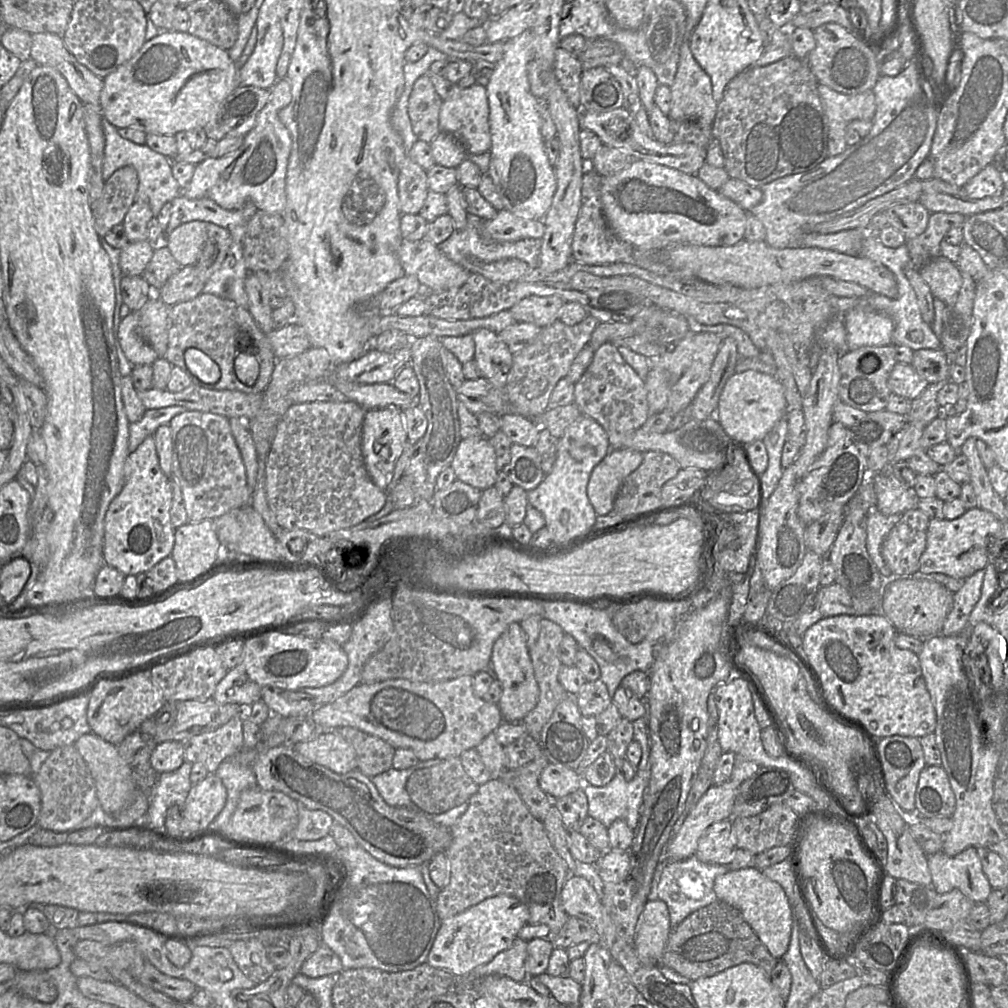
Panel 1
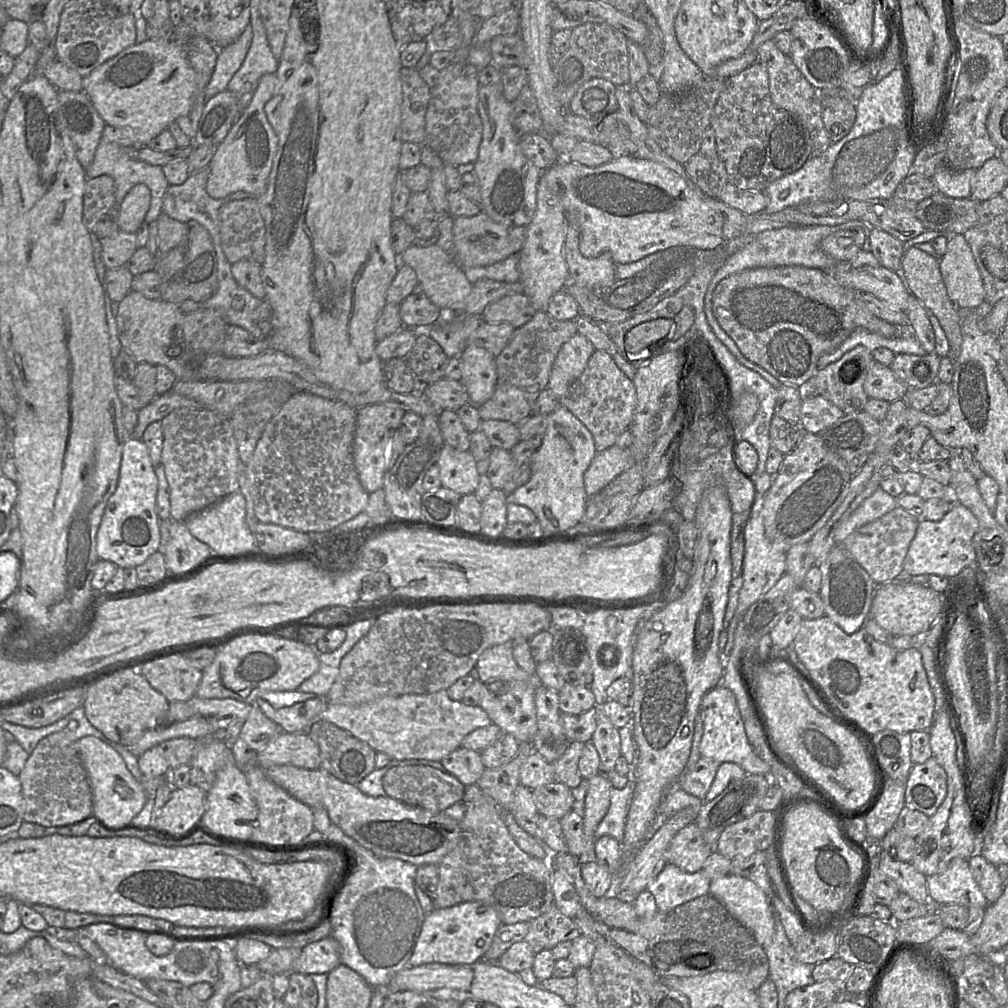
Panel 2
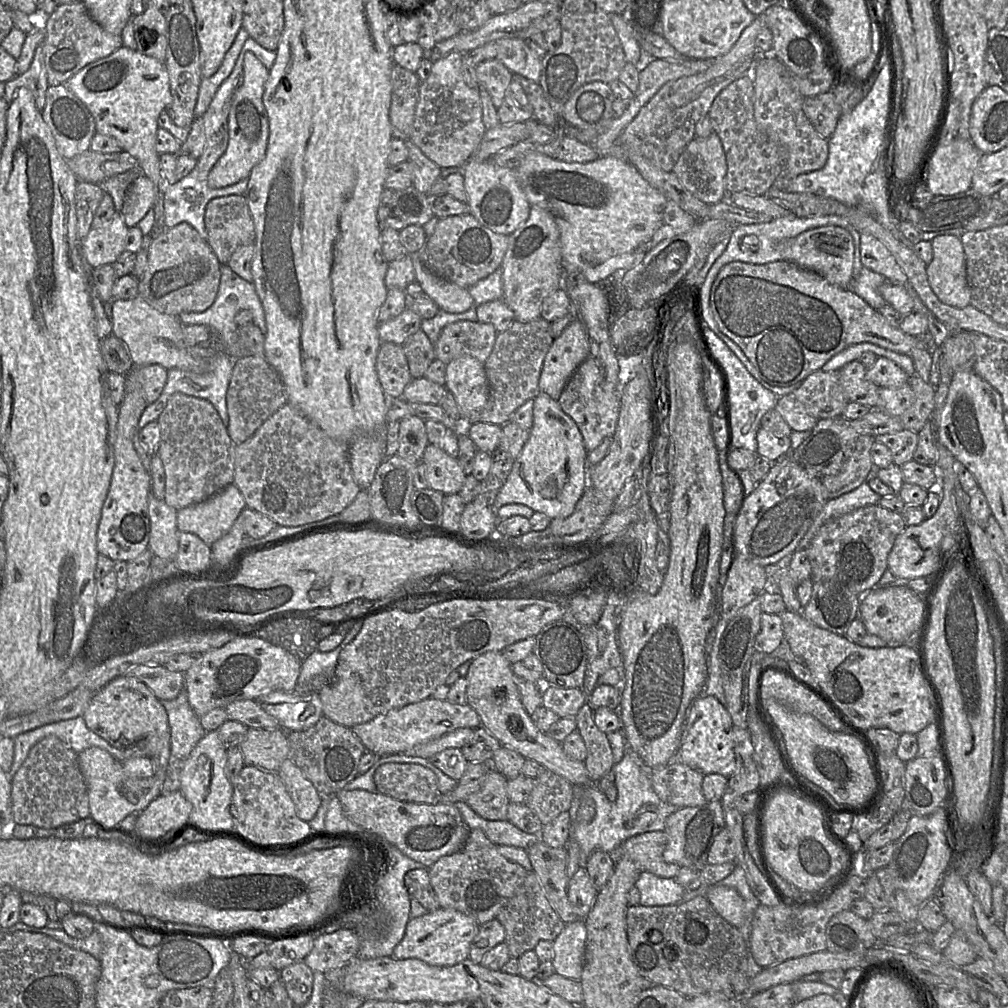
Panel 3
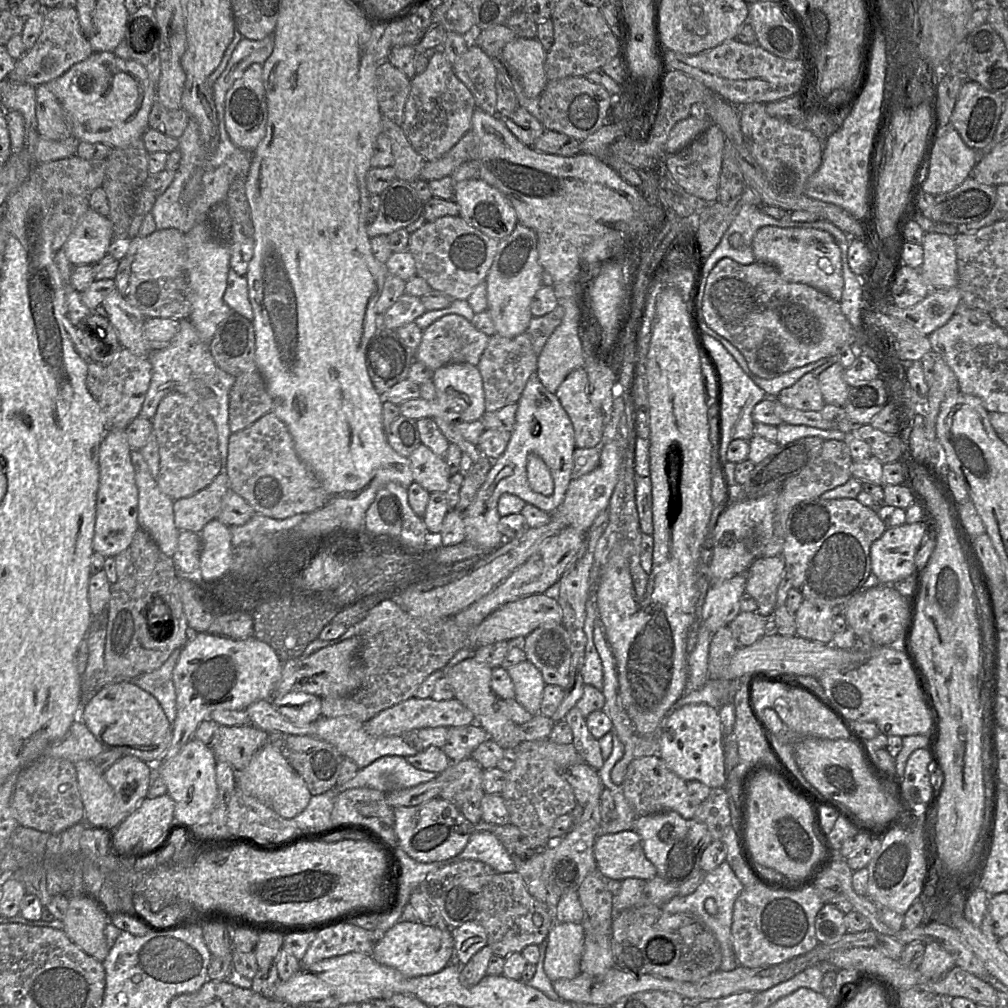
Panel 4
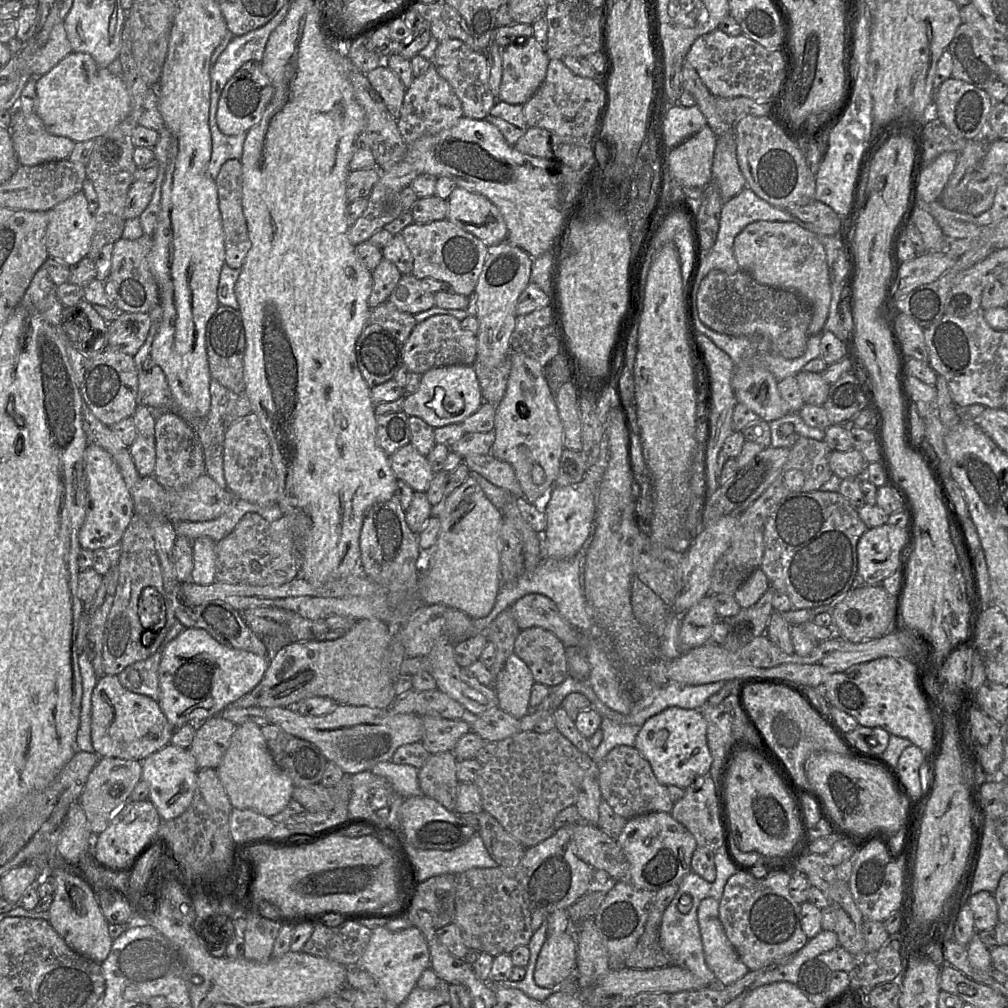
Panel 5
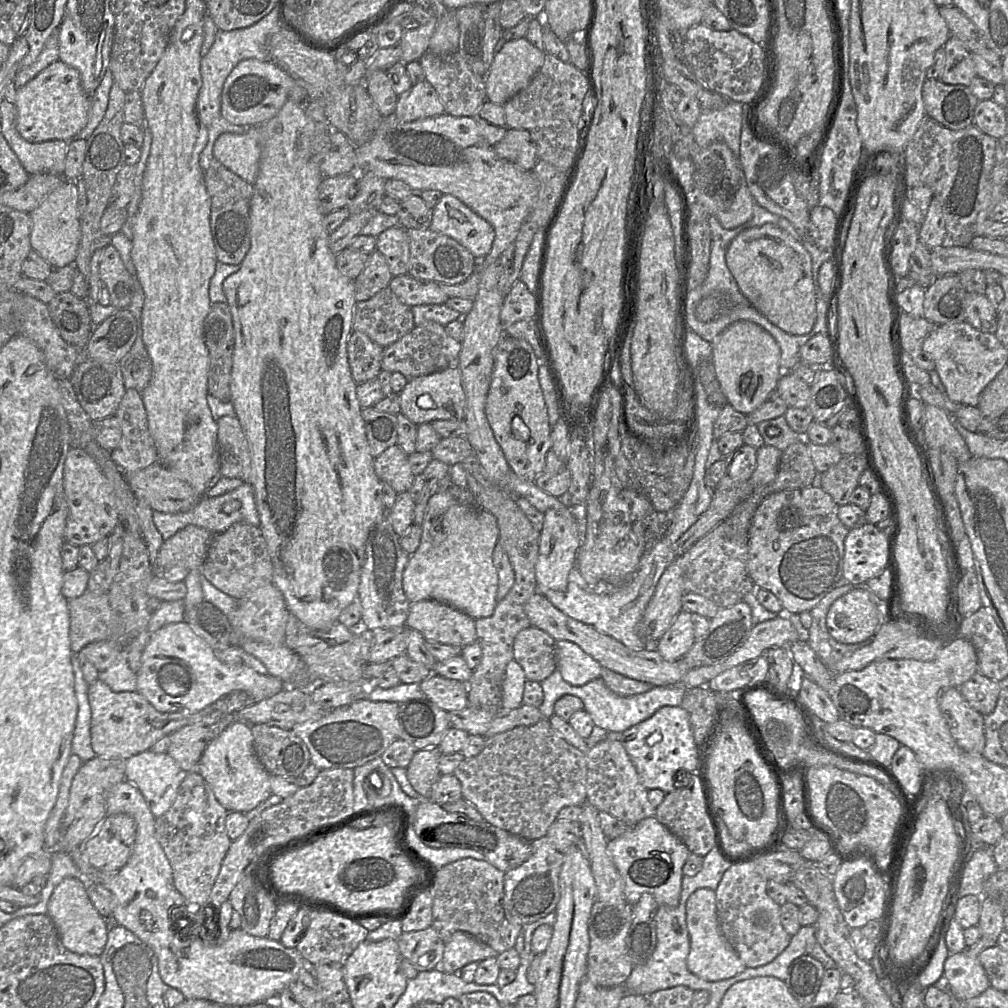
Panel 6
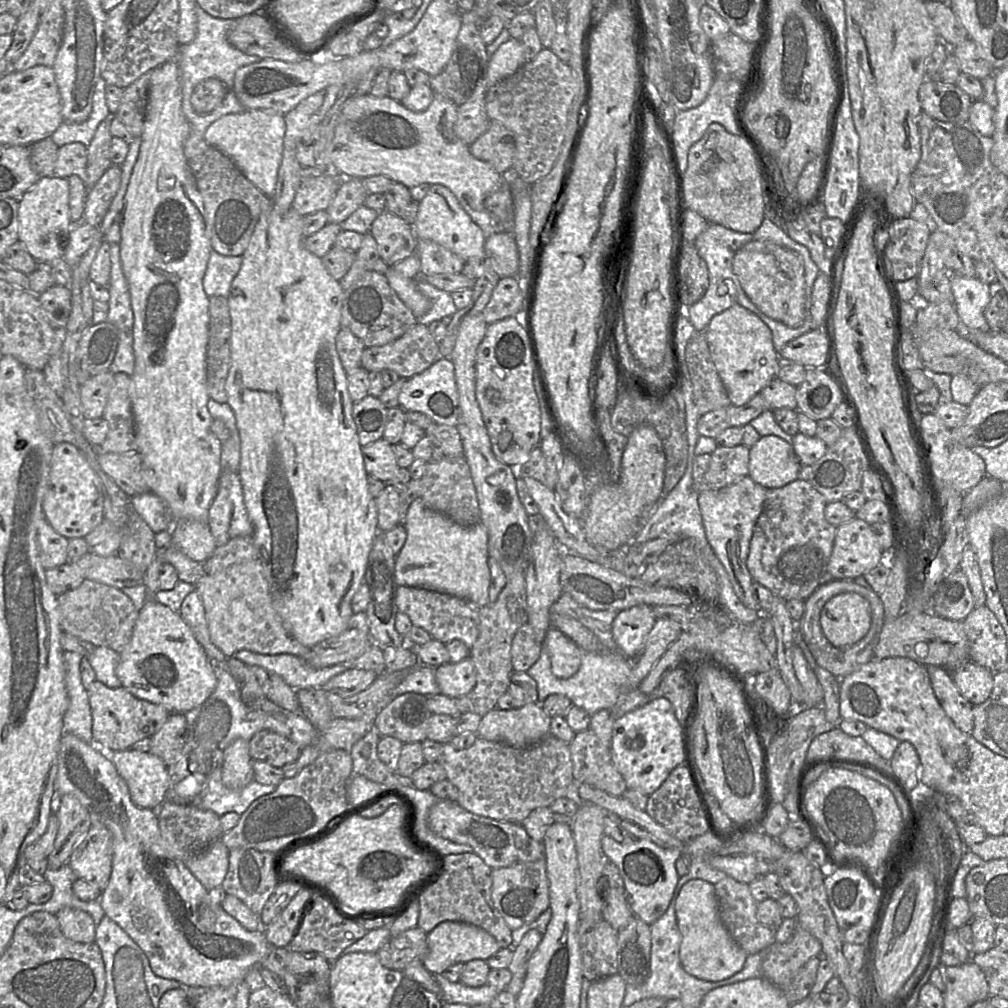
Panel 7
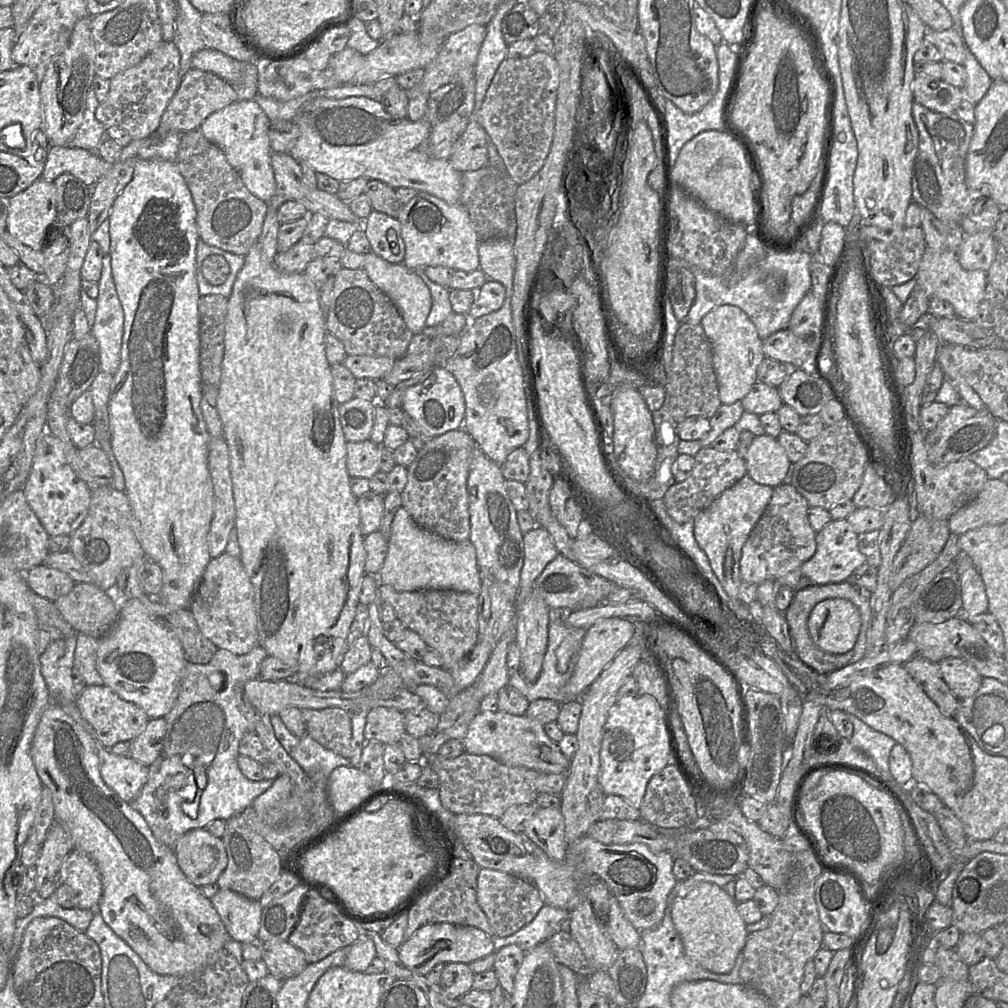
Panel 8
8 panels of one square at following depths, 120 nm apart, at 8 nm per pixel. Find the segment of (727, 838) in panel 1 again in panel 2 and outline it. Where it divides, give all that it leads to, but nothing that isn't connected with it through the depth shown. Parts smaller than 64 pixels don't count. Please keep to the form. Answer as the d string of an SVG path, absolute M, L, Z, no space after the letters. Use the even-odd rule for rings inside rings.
M691 823L672 838L666 851L666 860L684 872L693 873L701 870L713 851L714 847L705 842L700 829Z

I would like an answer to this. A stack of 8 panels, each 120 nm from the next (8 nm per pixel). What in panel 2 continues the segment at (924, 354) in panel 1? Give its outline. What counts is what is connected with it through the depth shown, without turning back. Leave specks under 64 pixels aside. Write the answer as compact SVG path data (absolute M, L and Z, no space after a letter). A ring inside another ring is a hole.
M935 352L925 355L897 354L889 368L909 388L926 388L939 382L940 360Z

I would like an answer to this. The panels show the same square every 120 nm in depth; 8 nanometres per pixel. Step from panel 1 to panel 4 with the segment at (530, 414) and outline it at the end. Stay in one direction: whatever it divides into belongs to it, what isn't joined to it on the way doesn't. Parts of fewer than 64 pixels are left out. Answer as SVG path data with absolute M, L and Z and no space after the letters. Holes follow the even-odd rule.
M524 332L514 338L499 335L490 336L489 342L477 365L483 380L485 394L485 411L493 412L506 405L517 404L529 378L536 372L538 354L534 351L530 336Z

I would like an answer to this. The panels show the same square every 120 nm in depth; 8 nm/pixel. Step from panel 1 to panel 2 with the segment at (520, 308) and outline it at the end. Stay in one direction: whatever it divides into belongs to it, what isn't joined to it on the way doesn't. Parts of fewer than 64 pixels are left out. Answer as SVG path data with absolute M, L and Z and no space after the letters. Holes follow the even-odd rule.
M511 294L487 305L481 316L487 323L509 323L518 328L537 313L525 294Z

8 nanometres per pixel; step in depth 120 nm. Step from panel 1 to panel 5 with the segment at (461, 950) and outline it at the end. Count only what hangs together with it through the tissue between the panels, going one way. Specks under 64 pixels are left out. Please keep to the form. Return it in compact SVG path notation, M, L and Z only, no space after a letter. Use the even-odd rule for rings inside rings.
M412 925L401 931L391 931L385 926L371 932L370 940L355 967L368 973L381 986L385 996L396 1005L400 1005L410 994L422 972L430 968L430 950L422 931Z

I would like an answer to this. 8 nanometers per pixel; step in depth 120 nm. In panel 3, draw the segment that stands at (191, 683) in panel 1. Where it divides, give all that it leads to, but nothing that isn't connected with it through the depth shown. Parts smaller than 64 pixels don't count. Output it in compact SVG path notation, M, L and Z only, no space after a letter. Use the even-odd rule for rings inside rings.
M162 665L131 666L121 676L142 681L159 700L175 699L184 688L184 673L168 670Z

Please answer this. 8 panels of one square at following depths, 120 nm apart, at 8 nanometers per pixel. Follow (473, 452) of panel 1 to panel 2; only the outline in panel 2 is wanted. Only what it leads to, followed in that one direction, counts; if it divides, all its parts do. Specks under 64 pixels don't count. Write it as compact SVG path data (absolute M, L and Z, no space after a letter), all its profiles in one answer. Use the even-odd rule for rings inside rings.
M444 444L436 465L440 472L441 486L460 495L469 495L475 491L480 474L468 450L461 452Z

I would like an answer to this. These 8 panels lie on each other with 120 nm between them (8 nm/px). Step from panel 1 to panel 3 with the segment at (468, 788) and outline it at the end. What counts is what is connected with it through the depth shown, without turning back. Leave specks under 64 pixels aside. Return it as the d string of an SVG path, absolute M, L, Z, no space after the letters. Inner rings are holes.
M384 764L375 772L374 782L378 793L399 801L417 804L440 802L436 775L418 764Z

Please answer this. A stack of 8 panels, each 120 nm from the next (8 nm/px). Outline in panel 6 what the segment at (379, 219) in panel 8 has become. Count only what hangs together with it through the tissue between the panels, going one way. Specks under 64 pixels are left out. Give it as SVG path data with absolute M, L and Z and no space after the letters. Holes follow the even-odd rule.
M394 226L376 237L377 247L385 257L393 277L406 275L409 271L410 246L406 229Z

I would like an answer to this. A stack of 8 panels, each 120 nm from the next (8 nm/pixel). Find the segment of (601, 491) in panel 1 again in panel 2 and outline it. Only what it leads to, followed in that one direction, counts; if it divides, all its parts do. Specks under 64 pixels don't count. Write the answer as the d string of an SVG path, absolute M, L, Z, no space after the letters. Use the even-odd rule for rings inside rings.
M616 445L597 451L584 473L584 486L587 499L612 482L617 476L635 465L629 447Z

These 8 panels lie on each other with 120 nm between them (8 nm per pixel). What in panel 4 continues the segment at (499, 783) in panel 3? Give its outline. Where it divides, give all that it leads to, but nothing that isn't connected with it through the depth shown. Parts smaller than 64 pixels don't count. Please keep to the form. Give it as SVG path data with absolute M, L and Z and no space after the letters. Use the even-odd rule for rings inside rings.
M471 757L451 763L451 767L453 778L442 789L440 798L456 806L472 824L482 822L484 768Z

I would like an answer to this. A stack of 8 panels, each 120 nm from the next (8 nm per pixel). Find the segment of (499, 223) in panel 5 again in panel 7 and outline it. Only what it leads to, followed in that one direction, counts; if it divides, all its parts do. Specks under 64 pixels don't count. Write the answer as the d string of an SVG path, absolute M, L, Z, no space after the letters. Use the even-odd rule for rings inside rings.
M431 185L430 192L418 202L418 214L412 225L418 239L431 240L450 250L466 261L483 261L486 257L484 250L485 235L482 229L473 222L465 212L453 193L442 185Z

